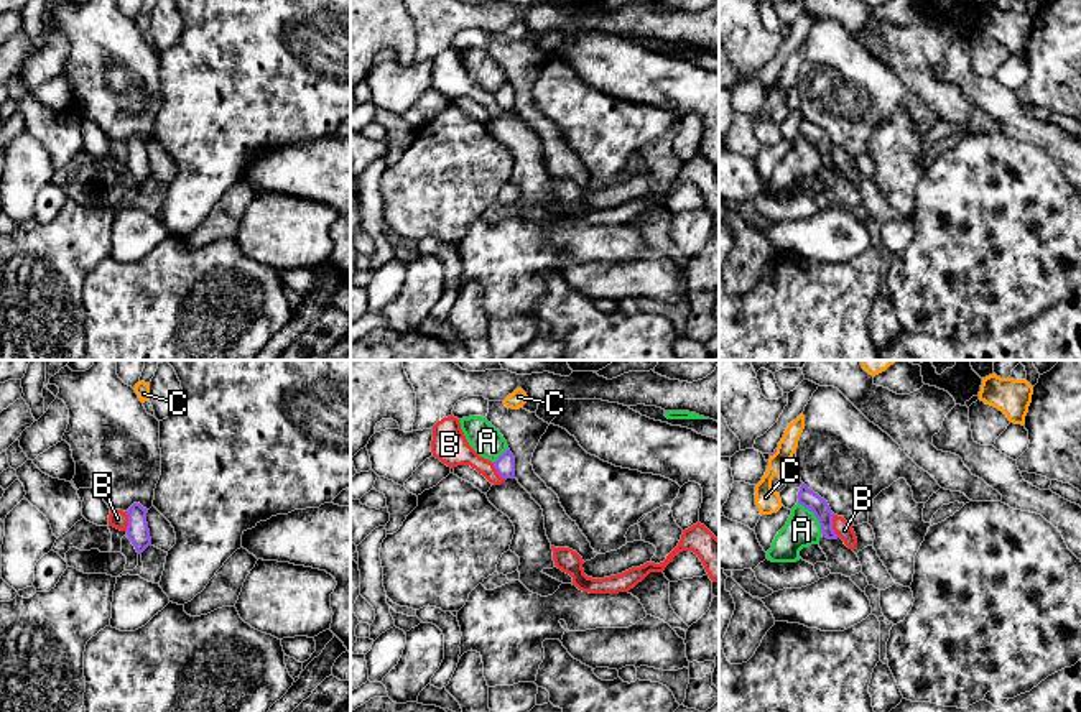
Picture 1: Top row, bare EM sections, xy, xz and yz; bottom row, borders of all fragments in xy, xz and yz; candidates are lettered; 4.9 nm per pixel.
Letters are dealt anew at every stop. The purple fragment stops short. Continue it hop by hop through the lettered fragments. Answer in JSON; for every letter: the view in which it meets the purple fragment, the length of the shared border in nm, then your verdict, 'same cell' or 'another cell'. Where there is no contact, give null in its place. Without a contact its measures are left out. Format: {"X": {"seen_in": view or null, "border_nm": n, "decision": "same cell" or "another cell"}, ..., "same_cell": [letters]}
{"A": {"seen_in": "yz", "border_nm": 200, "decision": "another cell"}, "B": {"seen_in": "yz", "border_nm": 120, "decision": "another cell"}, "C": {"seen_in": "yz", "border_nm": 50, "decision": "another cell"}, "same_cell": []}

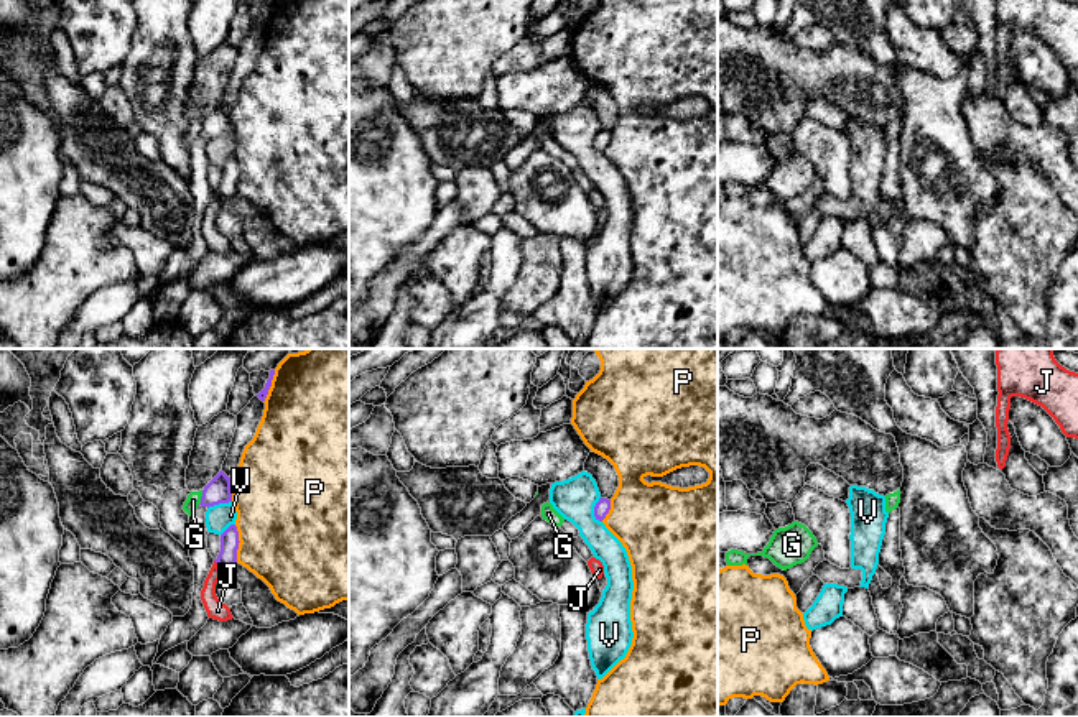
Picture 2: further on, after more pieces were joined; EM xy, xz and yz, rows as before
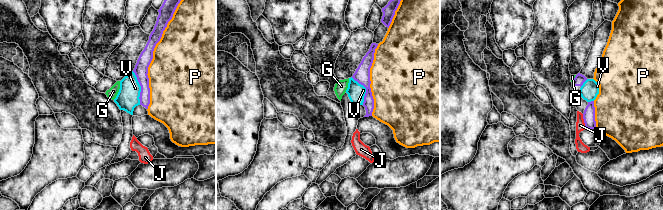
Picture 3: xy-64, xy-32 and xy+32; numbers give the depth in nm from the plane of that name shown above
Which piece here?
{"G": {"seen_in": "xy", "border_nm": 80, "decision": "another cell"}, "J": {"seen_in": "xy", "border_nm": 50, "decision": "another cell"}, "P": {"seen_in": "xy", "border_nm": 180, "decision": "another cell"}, "V": {"seen_in": "xz", "border_nm": 130, "decision": "another cell"}, "same_cell": []}

